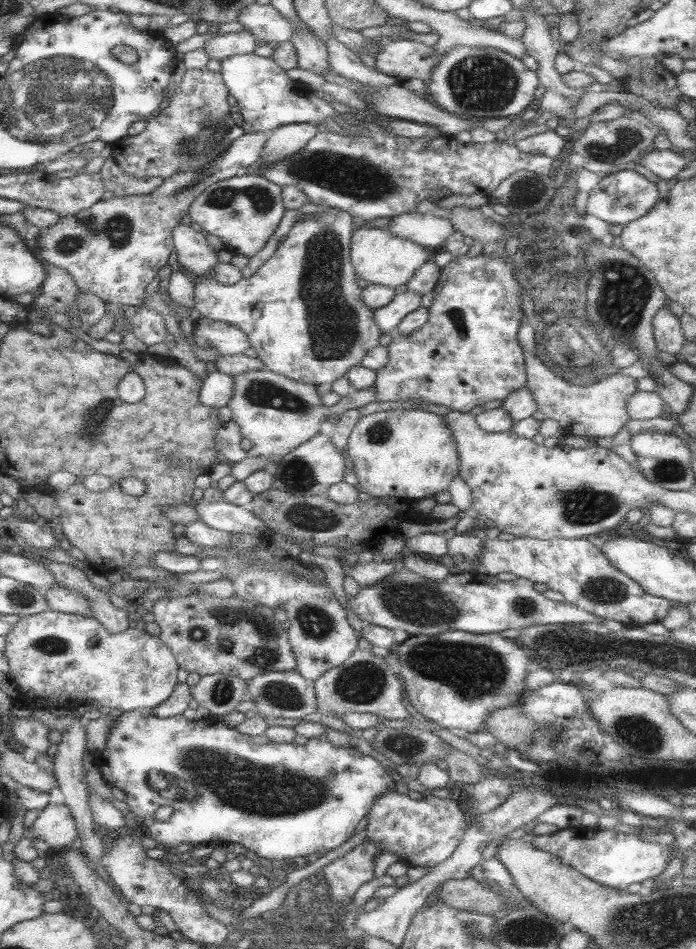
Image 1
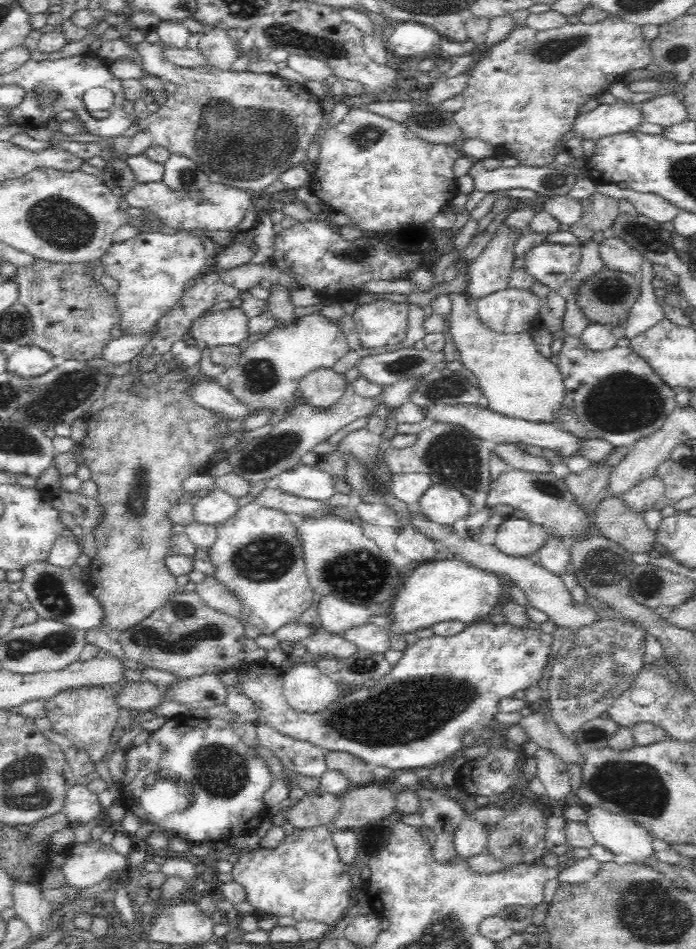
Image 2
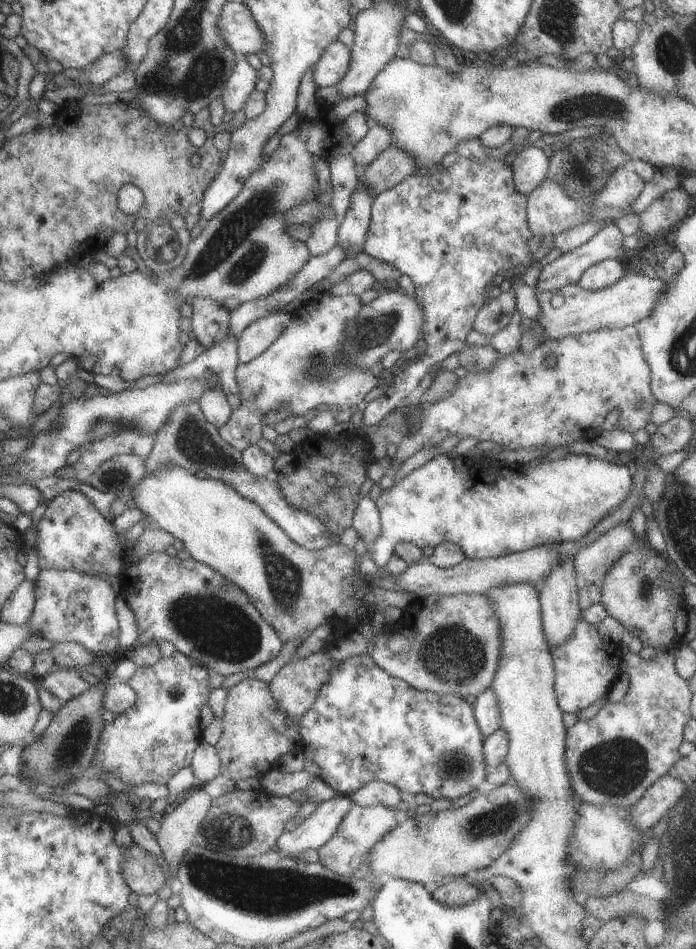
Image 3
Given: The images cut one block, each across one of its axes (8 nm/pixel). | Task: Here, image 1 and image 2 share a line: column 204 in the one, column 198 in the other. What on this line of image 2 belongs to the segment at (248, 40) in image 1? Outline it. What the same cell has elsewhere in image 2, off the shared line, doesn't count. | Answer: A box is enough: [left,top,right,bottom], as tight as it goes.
[198,28,242,72]

